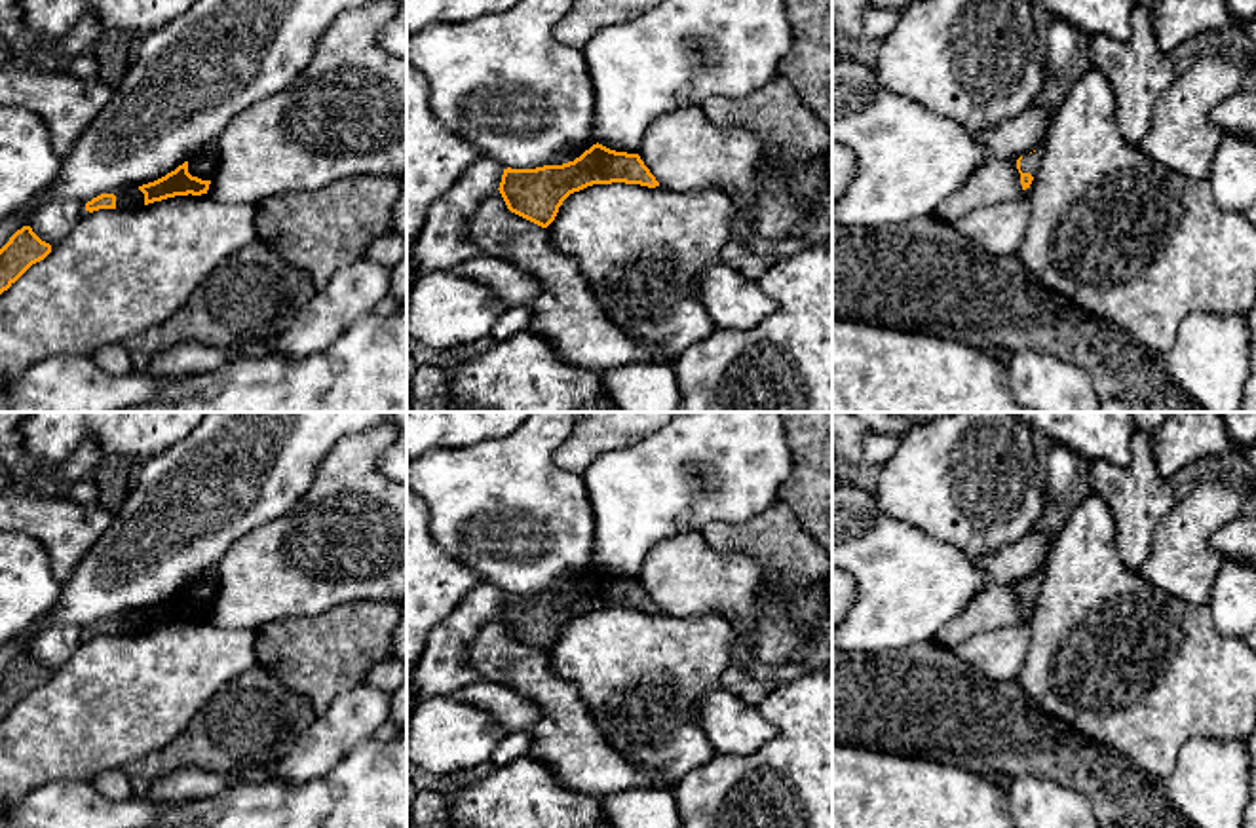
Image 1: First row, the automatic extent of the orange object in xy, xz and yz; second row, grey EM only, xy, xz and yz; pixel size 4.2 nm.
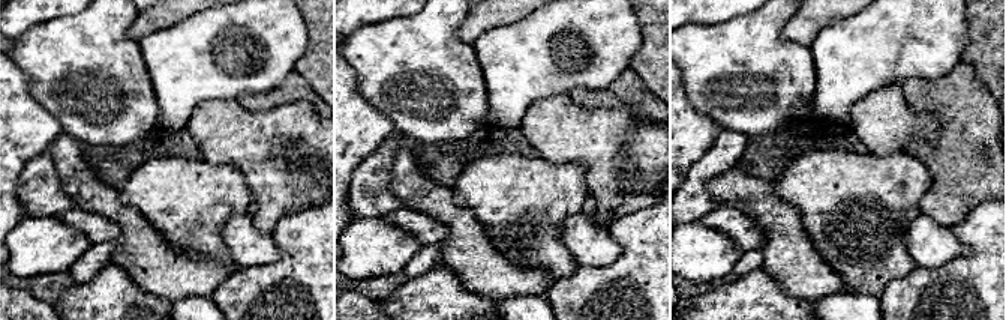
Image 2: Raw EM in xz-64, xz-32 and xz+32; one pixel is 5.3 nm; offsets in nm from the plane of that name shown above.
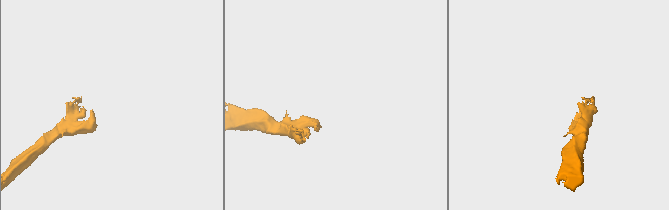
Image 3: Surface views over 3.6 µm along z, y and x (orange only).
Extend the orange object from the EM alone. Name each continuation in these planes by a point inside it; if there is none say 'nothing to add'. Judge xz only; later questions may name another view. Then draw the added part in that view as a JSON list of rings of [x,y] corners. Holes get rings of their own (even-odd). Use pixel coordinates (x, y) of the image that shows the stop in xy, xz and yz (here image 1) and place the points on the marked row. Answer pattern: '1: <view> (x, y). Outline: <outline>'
nothing to add

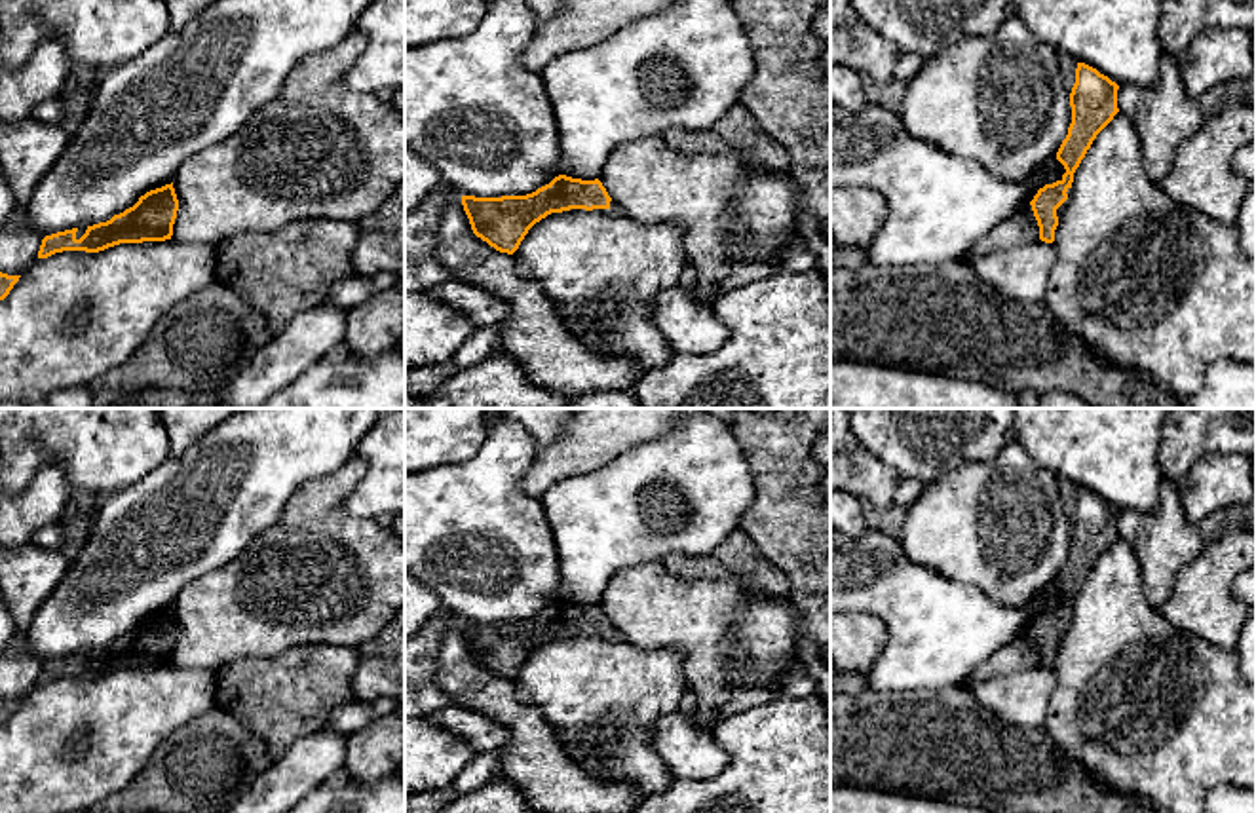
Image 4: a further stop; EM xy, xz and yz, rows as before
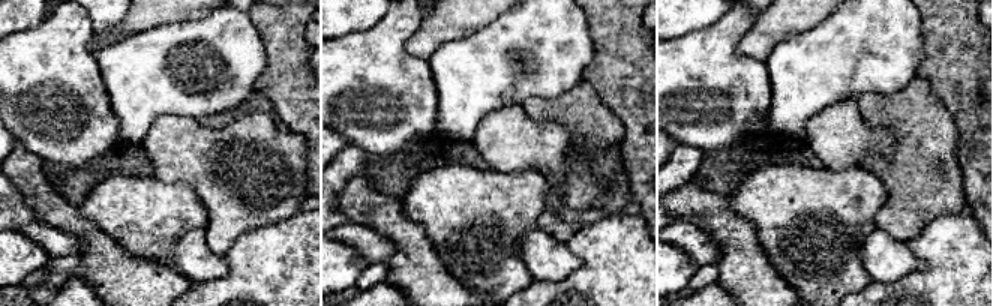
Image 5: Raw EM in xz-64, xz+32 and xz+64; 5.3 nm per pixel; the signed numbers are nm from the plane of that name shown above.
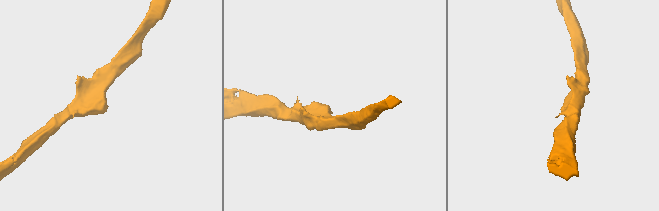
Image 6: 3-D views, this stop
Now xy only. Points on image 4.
nothing to add

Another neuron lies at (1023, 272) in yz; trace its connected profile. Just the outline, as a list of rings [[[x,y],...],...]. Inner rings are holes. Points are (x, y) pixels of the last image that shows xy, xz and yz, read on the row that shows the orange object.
[[[1037,239],[1026,245],[998,249],[990,255],[967,255],[965,262],[1001,298],[1036,304],[1045,302],[1056,249],[1055,243]]]

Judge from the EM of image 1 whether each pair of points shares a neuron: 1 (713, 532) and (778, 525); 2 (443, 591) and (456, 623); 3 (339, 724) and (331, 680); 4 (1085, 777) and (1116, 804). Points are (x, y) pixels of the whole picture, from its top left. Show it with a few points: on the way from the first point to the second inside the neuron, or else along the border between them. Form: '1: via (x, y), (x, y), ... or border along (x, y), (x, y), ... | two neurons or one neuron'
1: via (728, 536), (762, 536) | one neuron
2: border along (481, 582), (432, 629), (426, 644) | two neurons
3: border along (363, 682), (342, 692), (316, 716) | two neurons
4: via (1093, 781), (1108, 796) | one neuron

